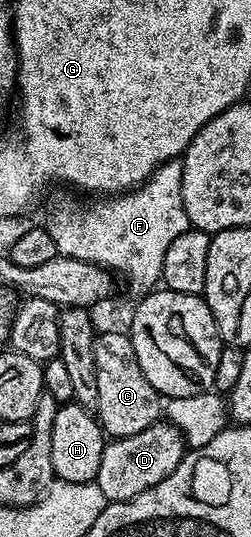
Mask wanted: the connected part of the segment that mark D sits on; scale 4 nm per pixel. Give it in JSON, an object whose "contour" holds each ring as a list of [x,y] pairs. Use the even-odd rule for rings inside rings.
{"contour":[[[169,423],[153,425],[140,431],[140,435],[119,437],[104,447],[96,483],[100,491],[104,491],[107,502],[130,501],[172,475],[187,452],[187,441],[176,426]]]}

